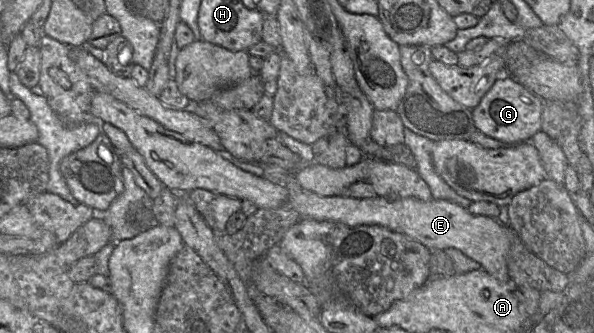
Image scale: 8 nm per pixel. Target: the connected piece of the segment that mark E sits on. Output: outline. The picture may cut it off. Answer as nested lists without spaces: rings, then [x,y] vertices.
[[[102,92],[95,93],[91,102],[91,113],[125,132],[133,147],[145,159],[149,169],[166,188],[177,193],[205,189],[240,200],[249,200],[258,208],[276,209],[289,206],[298,213],[300,219],[332,221],[348,226],[385,227],[421,242],[429,250],[457,249],[478,262],[481,269],[496,279],[502,282],[511,280],[507,256],[516,233],[509,225],[502,224],[494,218],[473,215],[468,209],[446,200],[421,201],[415,198],[390,199],[381,196],[358,199],[342,195],[324,197],[303,190],[296,180],[287,184],[275,184],[264,177],[236,167],[218,150],[171,131],[154,119],[141,115],[123,102]]]

